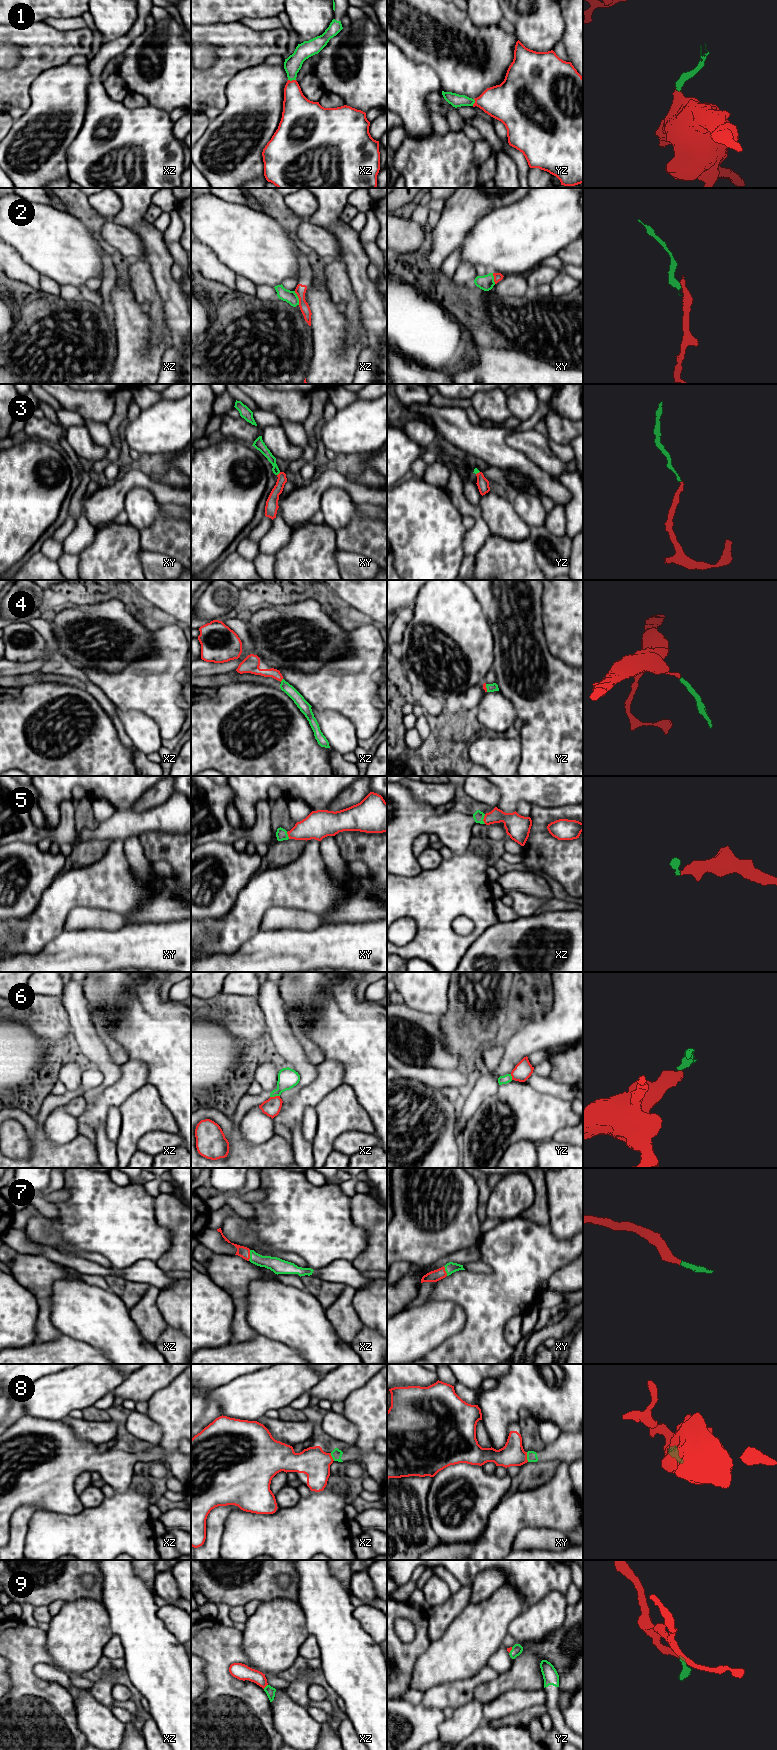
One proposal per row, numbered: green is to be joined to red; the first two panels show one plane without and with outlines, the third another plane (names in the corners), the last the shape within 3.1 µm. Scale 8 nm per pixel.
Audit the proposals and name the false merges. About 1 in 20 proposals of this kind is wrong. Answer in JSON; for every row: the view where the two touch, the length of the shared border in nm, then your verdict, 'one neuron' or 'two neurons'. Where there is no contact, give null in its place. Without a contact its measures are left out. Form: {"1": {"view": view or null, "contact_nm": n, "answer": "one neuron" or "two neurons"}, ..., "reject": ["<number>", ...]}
{"1": {"view": "xz", "contact_nm": 60, "answer": "one neuron"}, "2": {"view": "xz", "contact_nm": 120, "answer": "two neurons"}, "3": {"view": "xy", "contact_nm": 40, "answer": "one neuron"}, "4": {"view": "xz", "contact_nm": 40, "answer": "one neuron"}, "5": {"view": "xz", "contact_nm": 80, "answer": "one neuron"}, "6": {"view": "xz", "contact_nm": 80, "answer": "two neurons"}, "7": {"view": "xz", "contact_nm": 90, "answer": "one neuron"}, "8": {"view": "xy", "contact_nm": 80, "answer": "one neuron"}, "9": {"view": "xz", "contact_nm": 50, "answer": "one neuron"}, "reject": ["2", "6"]}

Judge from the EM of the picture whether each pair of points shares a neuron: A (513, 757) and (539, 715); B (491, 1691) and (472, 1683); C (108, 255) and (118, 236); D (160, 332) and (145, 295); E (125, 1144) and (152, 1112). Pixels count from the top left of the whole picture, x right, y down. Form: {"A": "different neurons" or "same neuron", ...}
{"A": "different neurons", "B": "different neurons", "C": "different neurons", "D": "same neuron", "E": "same neuron"}

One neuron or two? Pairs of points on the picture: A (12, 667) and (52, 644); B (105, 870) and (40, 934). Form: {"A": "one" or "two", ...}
{"A": "one", "B": "one"}

